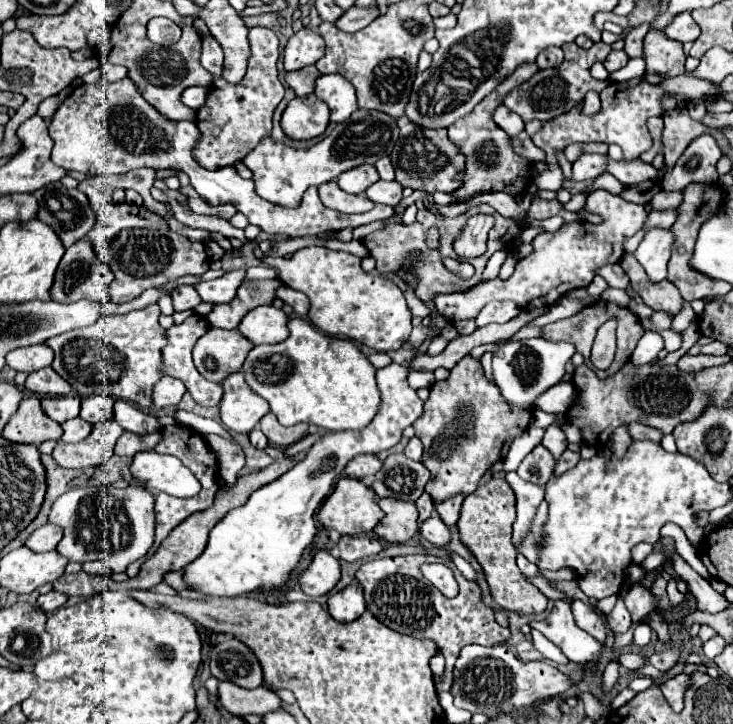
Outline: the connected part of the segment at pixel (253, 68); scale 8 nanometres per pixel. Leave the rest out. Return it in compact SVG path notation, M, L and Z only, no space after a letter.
M253 27L251 39L257 39L257 47L251 47L249 67L247 67L247 89L227 83L222 77L224 53L211 36L203 37L201 63L213 75L213 87L209 89L205 105L197 111L197 127L203 133L201 143L195 147L193 155L207 169L219 169L223 165L233 165L241 161L261 139L271 133L271 117L279 101L283 99L283 85L277 79L277 57L279 41L271 29Z

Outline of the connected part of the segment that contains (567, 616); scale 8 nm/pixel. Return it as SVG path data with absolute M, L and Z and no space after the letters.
M557 599L549 617L539 623L531 623L531 627L559 645L567 659L575 663L587 663L589 667L593 667L603 649L597 639L575 625L567 599Z

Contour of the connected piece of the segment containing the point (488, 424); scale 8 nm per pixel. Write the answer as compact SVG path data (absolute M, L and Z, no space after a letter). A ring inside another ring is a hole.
M465 355L453 369L449 379L433 383L423 415L413 423L415 435L423 443L423 463L431 471L425 491L435 503L453 495L469 495L477 489L479 477L497 461L507 457L509 445L521 437L531 423L531 413L505 405L499 389L485 377L479 359Z

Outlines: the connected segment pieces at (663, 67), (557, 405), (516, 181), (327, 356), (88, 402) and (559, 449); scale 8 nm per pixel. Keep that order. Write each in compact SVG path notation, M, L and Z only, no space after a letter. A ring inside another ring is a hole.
M649 29L645 35L643 59L647 63L647 73L657 73L661 77L675 77L685 73L683 45L669 39L663 31Z
M561 381L553 385L553 389L547 389L547 393L537 397L535 407L545 413L567 413L575 397L577 397L577 389L573 381Z
M529 63L529 65L521 65L521 69L517 69L517 73L511 73L505 81L501 81L501 85L489 95L485 97L485 101L481 101L481 105L477 109L473 109L473 113L469 113L469 117L463 117L461 121L453 123L447 131L449 131L449 141L459 147L459 153L465 155L465 171L463 171L463 185L455 191L457 197L471 197L477 193L495 193L495 191L503 191L511 197L521 195L529 183L529 169L531 163L525 161L525 157L521 157L519 153L515 153L511 139L507 137L507 133L495 125L493 121L493 111L503 103L503 97L507 93L511 93L517 85L525 83L527 79L531 79L537 73L537 65Z
M287 285L277 289L277 297L293 307L301 317L289 319L289 337L275 345L255 345L241 373L247 385L263 397L279 423L289 427L297 423L313 423L329 431L363 429L379 411L381 395L375 383L375 367L349 339L325 335L311 321L303 319L309 311L309 297Z
M83 397L79 417L89 421L91 425L109 421L113 419L113 405L115 405L113 397Z
M547 427L541 445L543 445L555 459L559 459L561 453L567 449L567 439L565 439L565 435L563 435L563 431L561 431L559 427Z

